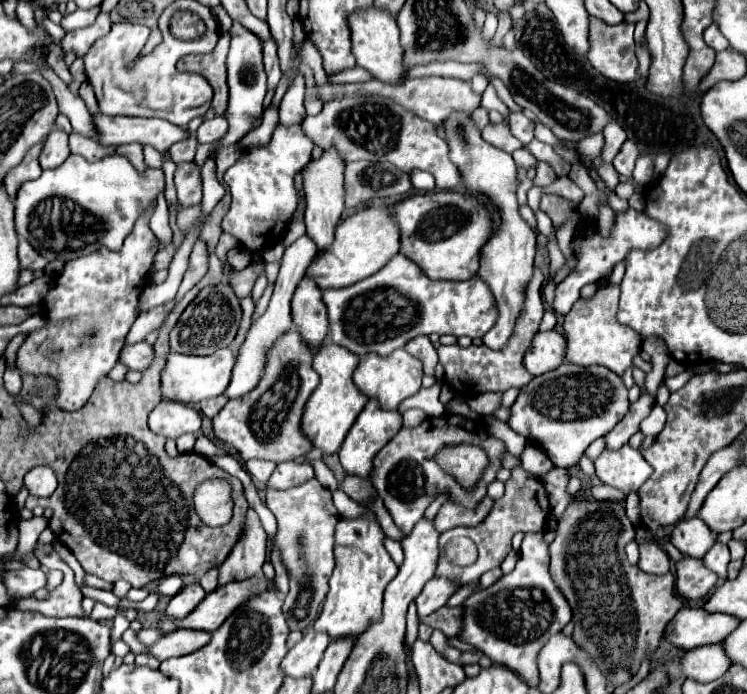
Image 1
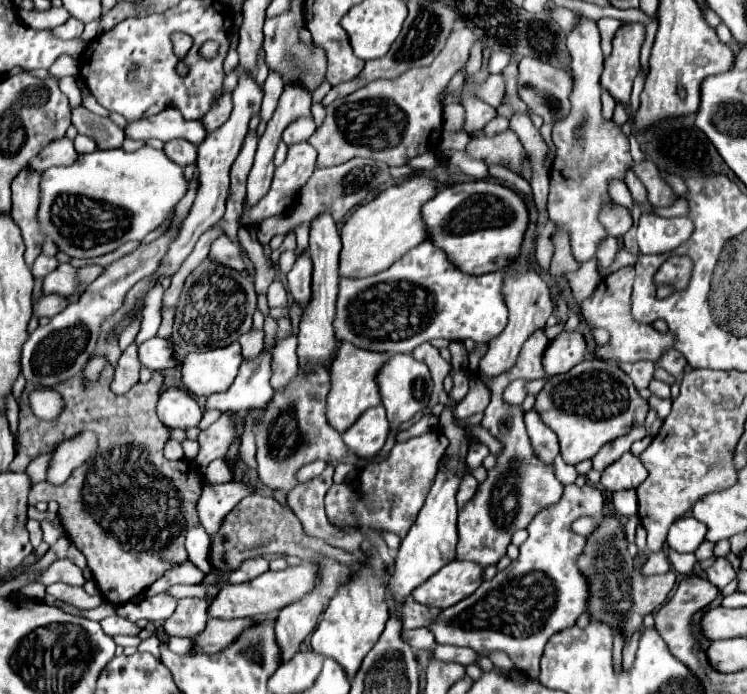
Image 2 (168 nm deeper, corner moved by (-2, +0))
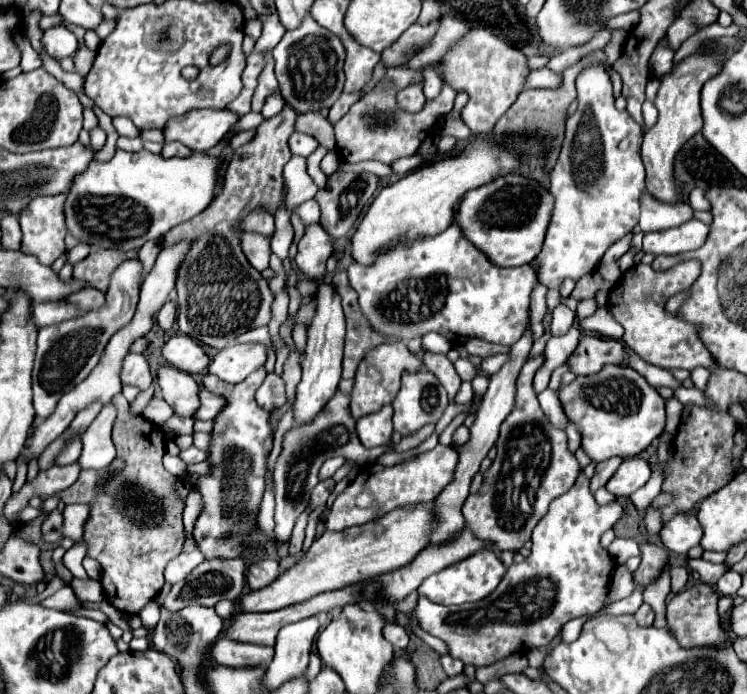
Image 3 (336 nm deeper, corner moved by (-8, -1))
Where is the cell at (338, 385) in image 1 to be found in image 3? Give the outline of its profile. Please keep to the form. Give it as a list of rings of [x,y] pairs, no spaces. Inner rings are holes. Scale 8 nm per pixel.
[[[400,341],[398,343],[384,343],[384,345],[374,347],[372,351],[368,351],[356,371],[356,385],[354,385],[354,391],[350,397],[350,409],[352,409],[354,419],[368,415],[368,413],[374,413],[384,405],[390,405],[400,391],[402,373],[416,373],[422,367],[424,367],[422,359],[412,355],[408,351],[408,347]]]

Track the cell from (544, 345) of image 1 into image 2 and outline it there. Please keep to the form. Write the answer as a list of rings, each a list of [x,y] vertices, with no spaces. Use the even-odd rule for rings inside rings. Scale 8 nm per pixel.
[[[562,330],[554,340],[550,340],[544,356],[542,356],[542,366],[548,376],[568,372],[576,364],[584,360],[586,354],[586,342],[584,336],[574,330]]]

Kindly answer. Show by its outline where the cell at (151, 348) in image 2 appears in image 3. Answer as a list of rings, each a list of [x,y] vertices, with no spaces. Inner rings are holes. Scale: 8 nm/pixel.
[[[188,335],[170,337],[162,349],[162,357],[166,363],[186,373],[202,373],[210,363],[204,349],[194,339],[188,339]]]

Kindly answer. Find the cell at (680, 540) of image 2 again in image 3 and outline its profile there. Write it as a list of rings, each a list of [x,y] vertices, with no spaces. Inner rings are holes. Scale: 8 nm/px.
[[[680,513],[674,515],[668,523],[660,529],[660,541],[666,549],[678,555],[686,555],[690,547],[698,545],[702,539],[702,527],[694,513]]]

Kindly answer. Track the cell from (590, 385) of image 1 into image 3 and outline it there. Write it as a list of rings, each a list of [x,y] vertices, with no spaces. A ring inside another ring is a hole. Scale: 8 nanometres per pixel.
[[[608,365],[598,375],[576,377],[560,389],[560,401],[582,433],[584,451],[596,463],[610,457],[636,457],[660,437],[666,425],[664,397],[632,367]]]

